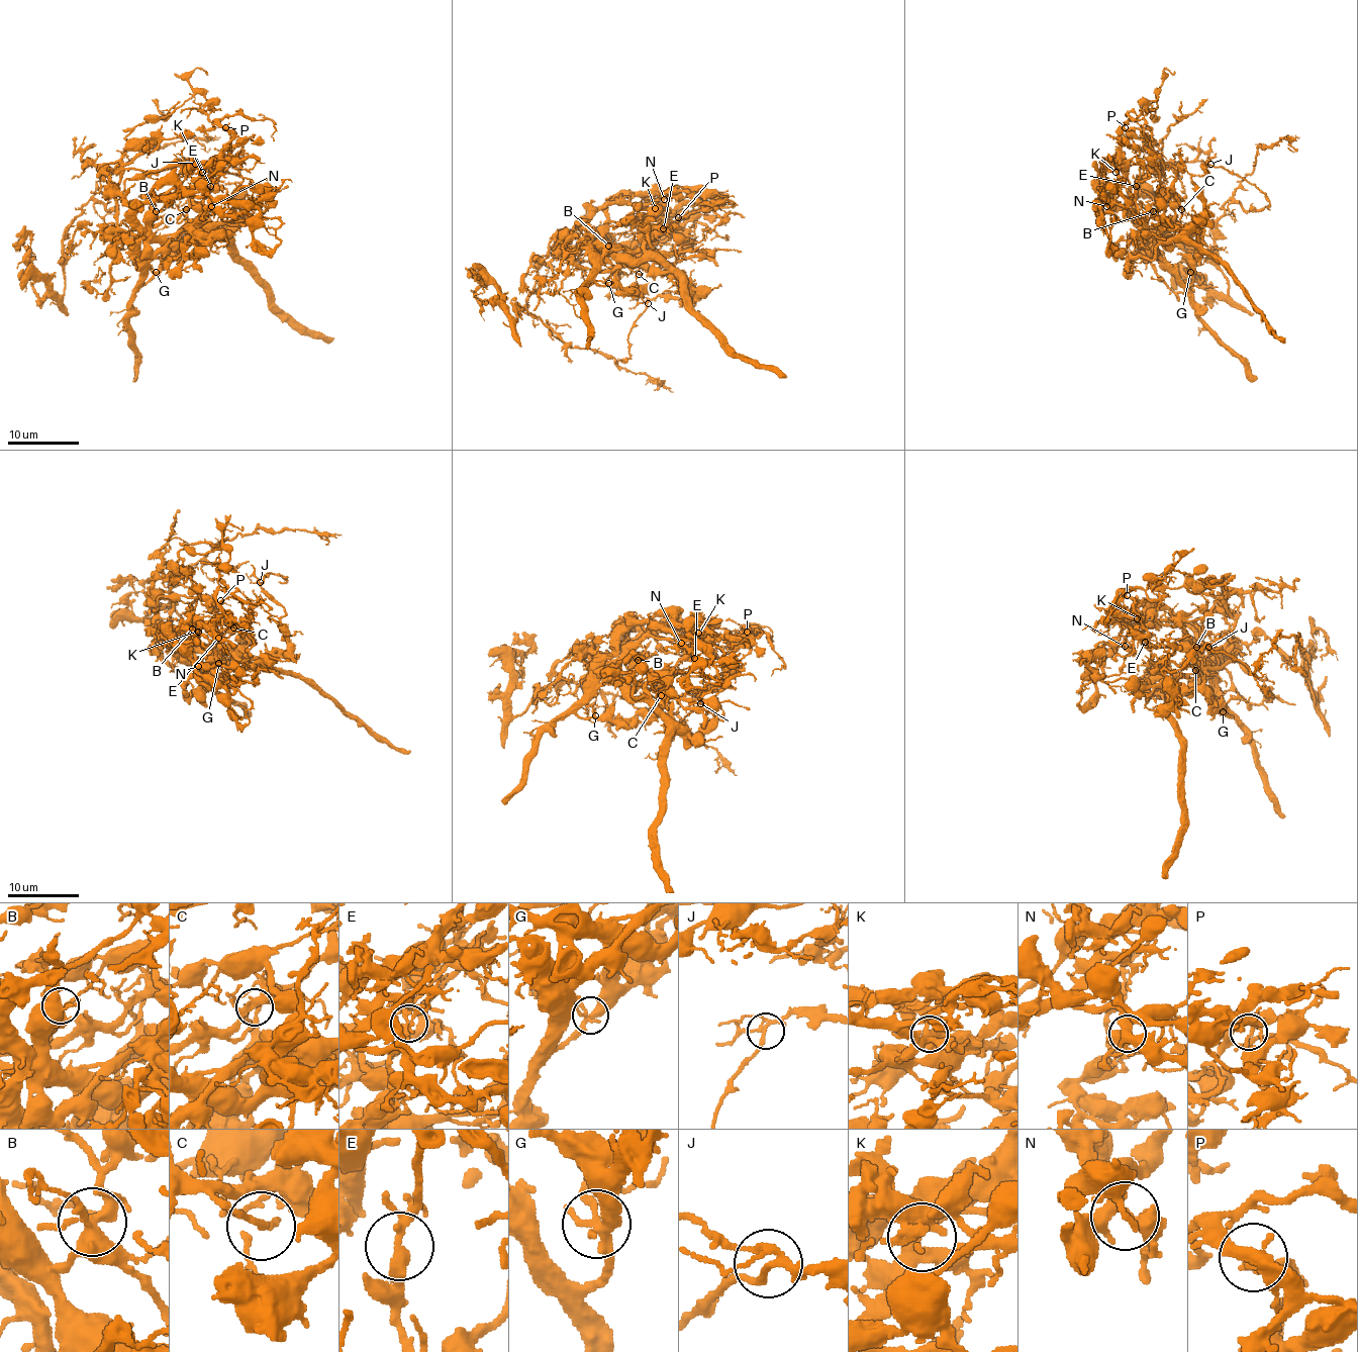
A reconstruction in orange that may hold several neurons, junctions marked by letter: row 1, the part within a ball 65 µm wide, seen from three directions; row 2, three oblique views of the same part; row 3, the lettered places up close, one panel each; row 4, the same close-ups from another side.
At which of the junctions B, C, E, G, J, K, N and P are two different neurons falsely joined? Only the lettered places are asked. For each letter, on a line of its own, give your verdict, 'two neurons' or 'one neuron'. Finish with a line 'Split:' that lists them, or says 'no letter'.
B: one neuron
C: one neuron
E: one neuron
G: one neuron
J: one neuron
K: one neuron
N: one neuron
P: one neuron
Split: no letter

